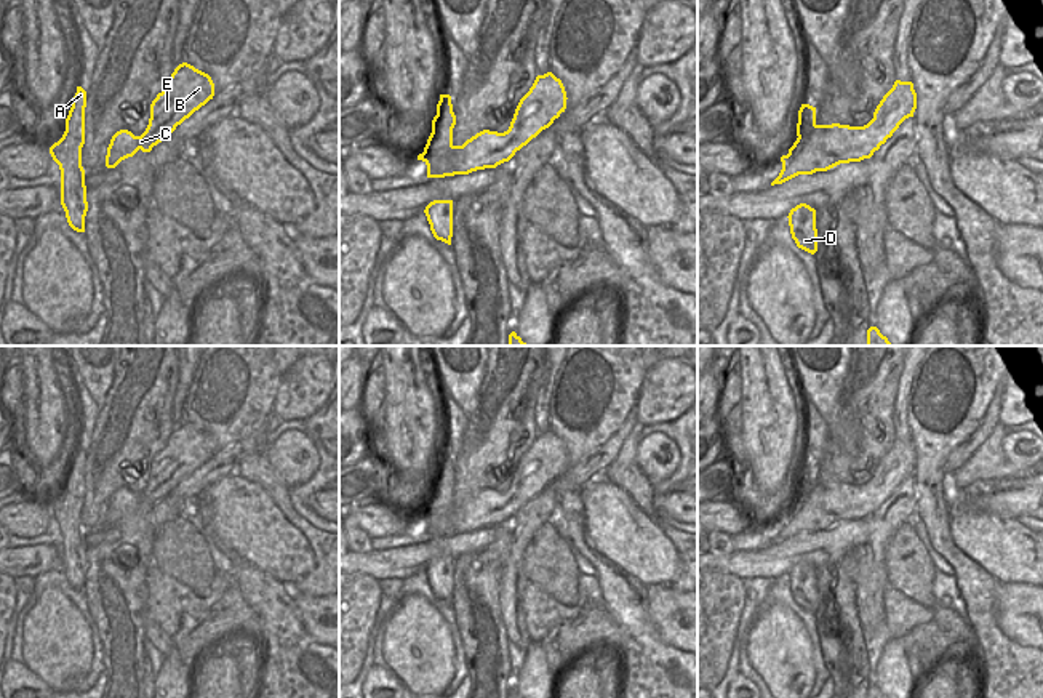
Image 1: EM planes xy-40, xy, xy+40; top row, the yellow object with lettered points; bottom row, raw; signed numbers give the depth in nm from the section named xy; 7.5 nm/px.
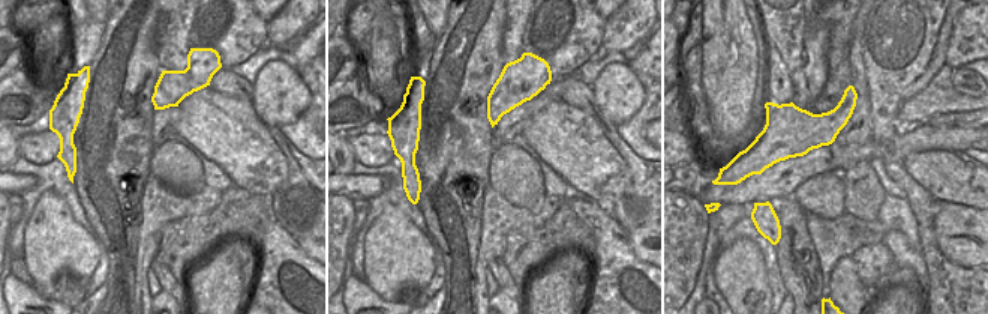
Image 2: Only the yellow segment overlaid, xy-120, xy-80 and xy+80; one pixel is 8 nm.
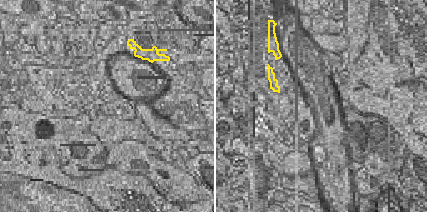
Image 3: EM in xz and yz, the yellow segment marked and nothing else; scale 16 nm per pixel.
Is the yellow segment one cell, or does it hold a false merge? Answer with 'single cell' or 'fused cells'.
fused cells

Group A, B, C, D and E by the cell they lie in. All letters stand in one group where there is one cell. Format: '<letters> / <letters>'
A D / B C E

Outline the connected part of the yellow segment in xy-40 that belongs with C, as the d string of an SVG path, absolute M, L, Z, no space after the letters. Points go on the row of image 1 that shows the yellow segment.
M187 62L179 64L163 91L150 104L150 118L146 131L141 136L134 136L128 130L120 130L112 136L106 166L115 168L139 149L150 152L154 146L166 139L178 125L213 99L213 96L214 83L208 74Z

